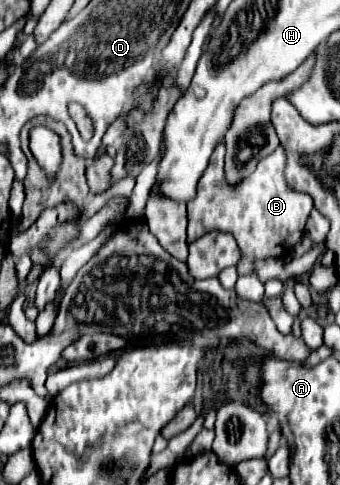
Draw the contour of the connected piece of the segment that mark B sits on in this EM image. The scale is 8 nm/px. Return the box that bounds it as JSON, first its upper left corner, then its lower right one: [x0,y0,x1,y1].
[188,142,312,276]

